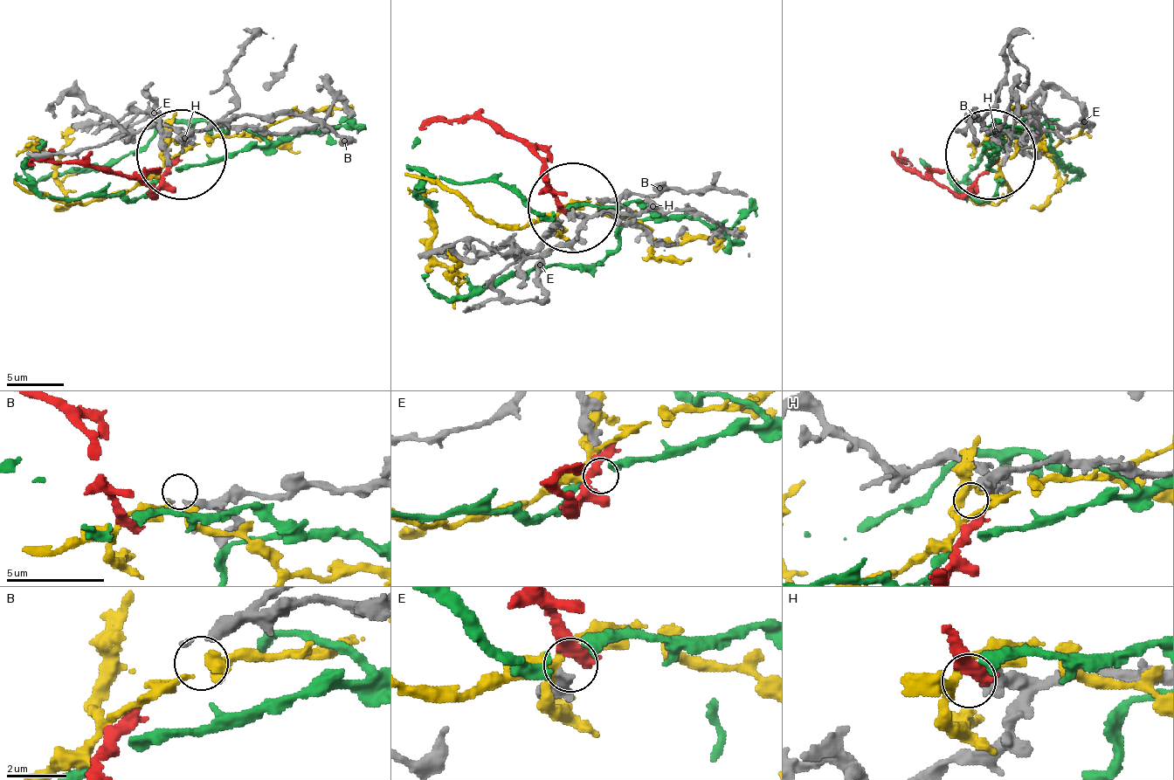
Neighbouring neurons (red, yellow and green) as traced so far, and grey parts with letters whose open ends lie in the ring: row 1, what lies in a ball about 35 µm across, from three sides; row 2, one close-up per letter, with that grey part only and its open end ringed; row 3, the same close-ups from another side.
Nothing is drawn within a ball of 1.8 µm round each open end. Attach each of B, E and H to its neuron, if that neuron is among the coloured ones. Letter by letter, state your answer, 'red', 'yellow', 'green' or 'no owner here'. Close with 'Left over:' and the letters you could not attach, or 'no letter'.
B: no owner here
E: no owner here
H: red
Left over: B, E

